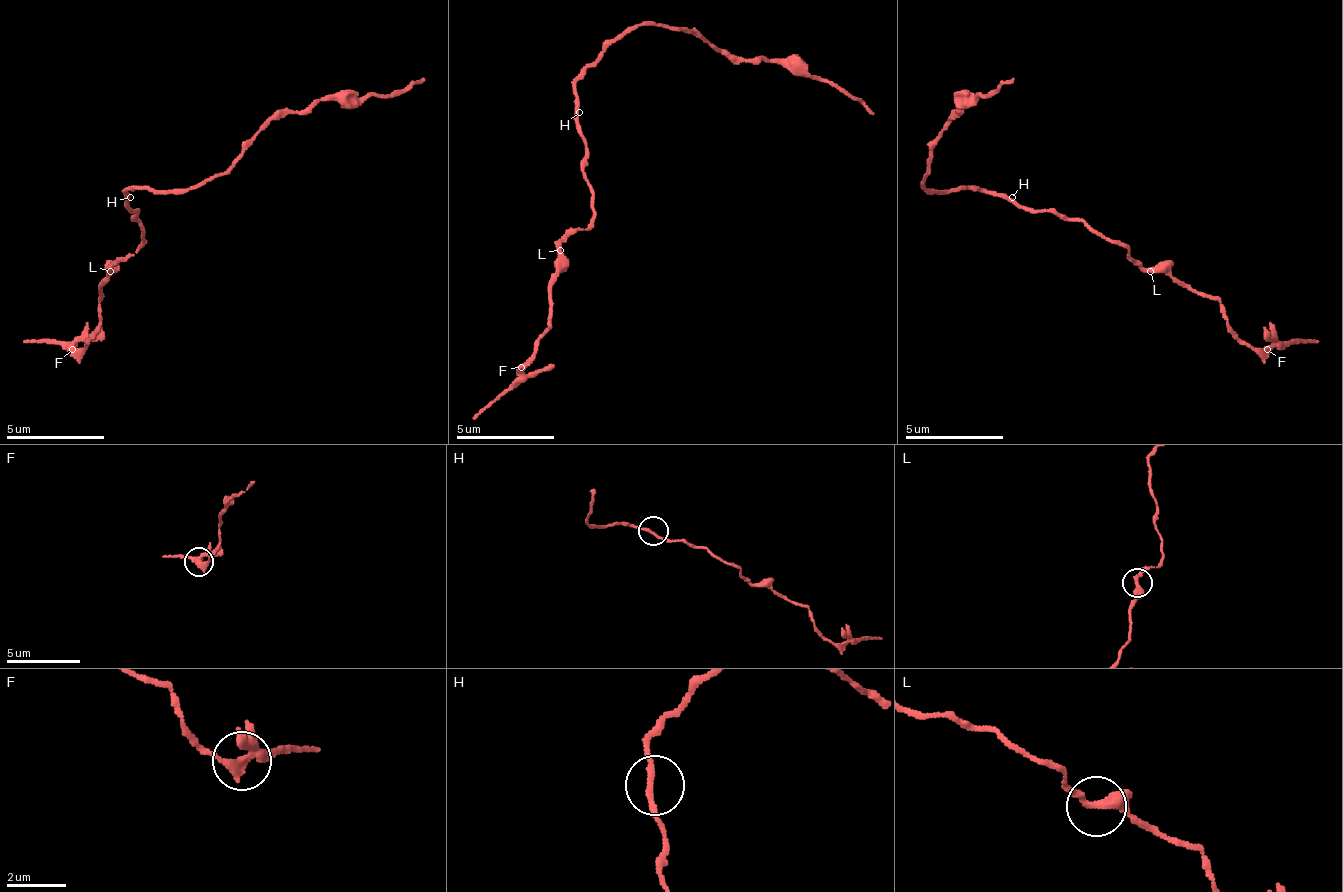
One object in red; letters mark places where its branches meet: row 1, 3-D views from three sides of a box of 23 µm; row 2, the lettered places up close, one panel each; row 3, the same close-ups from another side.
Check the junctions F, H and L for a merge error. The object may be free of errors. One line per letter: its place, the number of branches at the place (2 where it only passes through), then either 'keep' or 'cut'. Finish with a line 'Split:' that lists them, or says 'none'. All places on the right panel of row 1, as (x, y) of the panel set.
F: at (1267, 349); 3 branches meet; cut
H: at (1012, 197); 2 branches meet; keep
L: at (1150, 271); 3 branches meet; keep
Split: F

